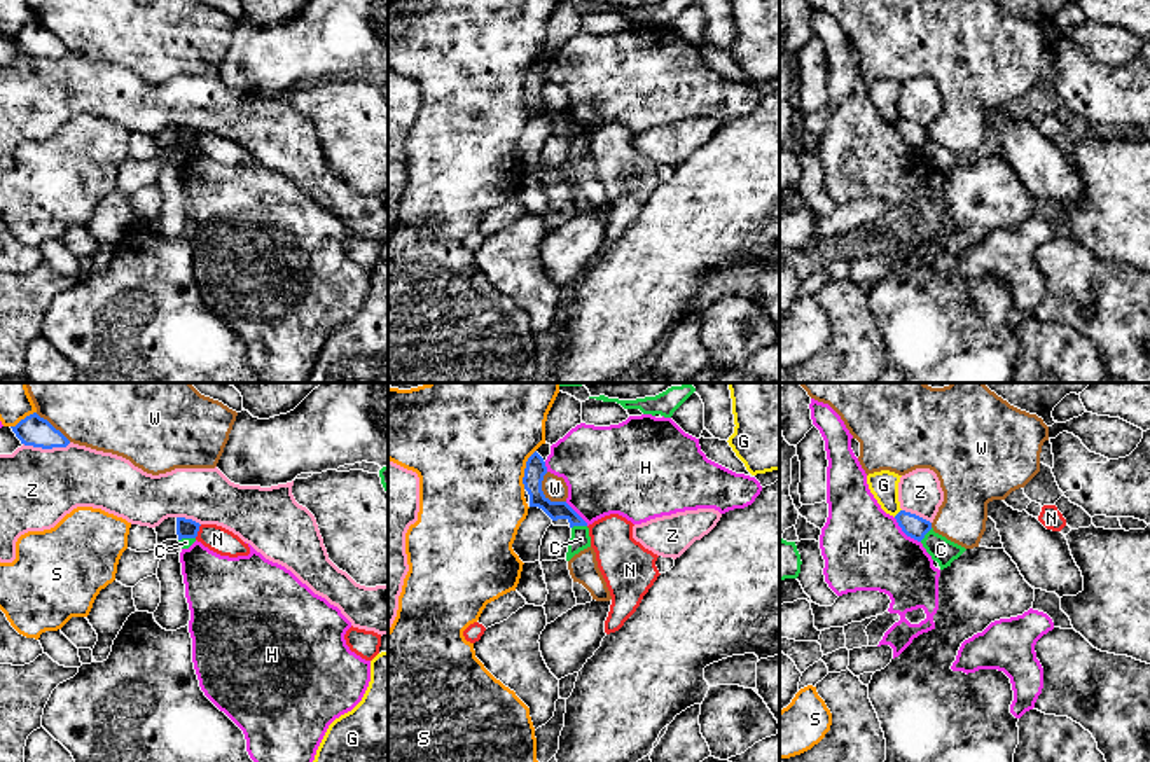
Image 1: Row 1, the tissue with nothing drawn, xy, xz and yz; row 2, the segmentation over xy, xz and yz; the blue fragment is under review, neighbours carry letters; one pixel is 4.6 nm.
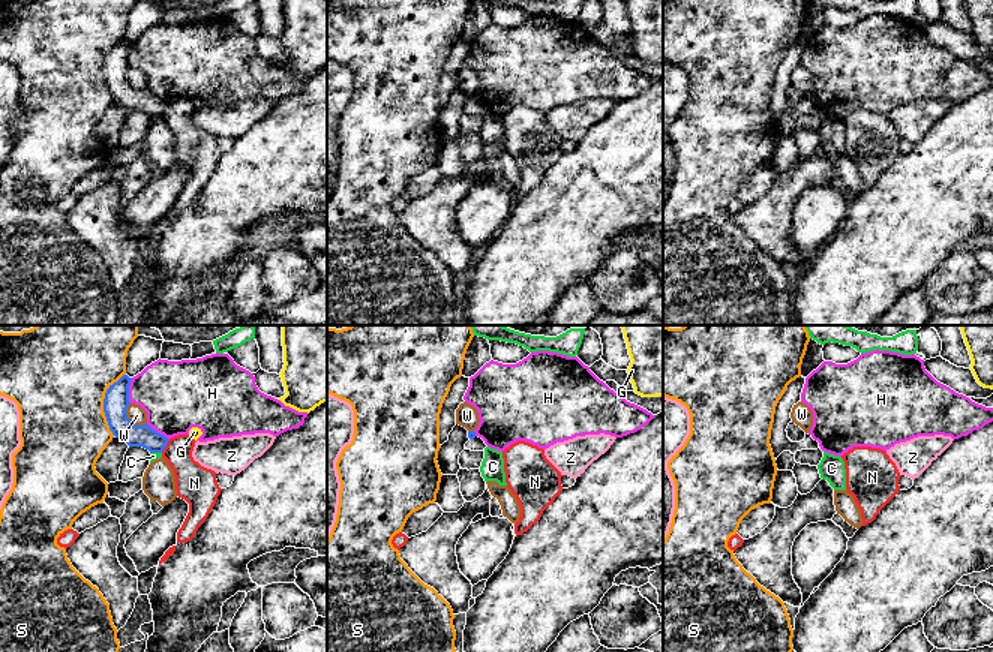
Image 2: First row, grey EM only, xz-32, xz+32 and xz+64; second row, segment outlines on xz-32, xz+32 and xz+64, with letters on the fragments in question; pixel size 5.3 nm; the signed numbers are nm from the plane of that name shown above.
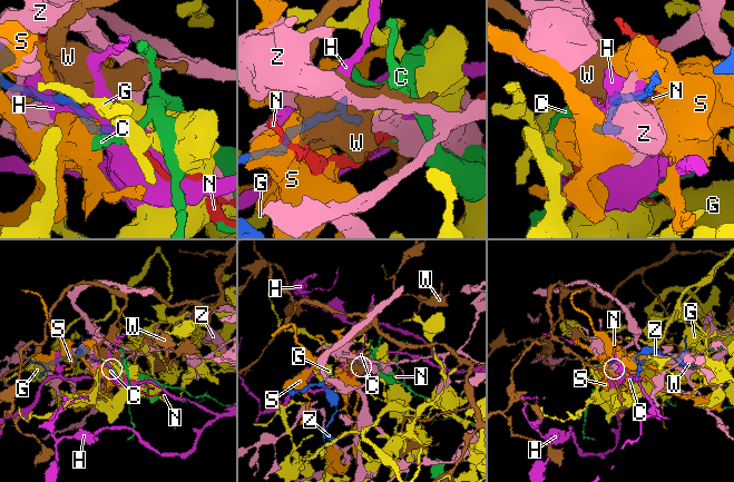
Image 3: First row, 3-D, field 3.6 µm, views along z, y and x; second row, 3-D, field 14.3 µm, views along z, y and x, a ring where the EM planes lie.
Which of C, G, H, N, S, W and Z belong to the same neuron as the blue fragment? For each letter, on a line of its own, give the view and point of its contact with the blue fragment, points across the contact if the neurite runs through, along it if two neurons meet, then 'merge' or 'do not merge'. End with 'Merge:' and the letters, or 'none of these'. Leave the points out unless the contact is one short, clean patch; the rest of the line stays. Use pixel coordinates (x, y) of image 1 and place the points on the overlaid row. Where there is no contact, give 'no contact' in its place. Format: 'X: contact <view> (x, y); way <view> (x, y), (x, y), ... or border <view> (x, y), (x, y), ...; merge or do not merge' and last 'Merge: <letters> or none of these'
C: contact xz (579, 525); border xz (586, 525), (572, 528); do not merge
G: contact yz (899, 512); border yz (900, 509), (893, 516); do not merge
H: contact yz (906, 533); do not merge
N: contact xy (198, 530); border xy (201, 525), (194, 537); do not merge
S: contact xz (525, 469); do not merge
W: contact xz (542, 493); do not merge
Z: contact xy (46, 448); do not merge
Merge: none of these

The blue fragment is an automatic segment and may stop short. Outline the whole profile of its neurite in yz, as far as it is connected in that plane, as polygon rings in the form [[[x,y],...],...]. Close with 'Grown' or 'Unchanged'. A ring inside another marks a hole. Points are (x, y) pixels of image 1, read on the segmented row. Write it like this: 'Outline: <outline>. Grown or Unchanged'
Outline: [[[900,510],[897,516],[895,516],[898,526],[902,528],[902,531],[921,542],[925,538],[925,535],[932,530],[932,523],[916,516],[916,514],[911,514],[911,512],[905,512],[905,510]]]. Unchanged

